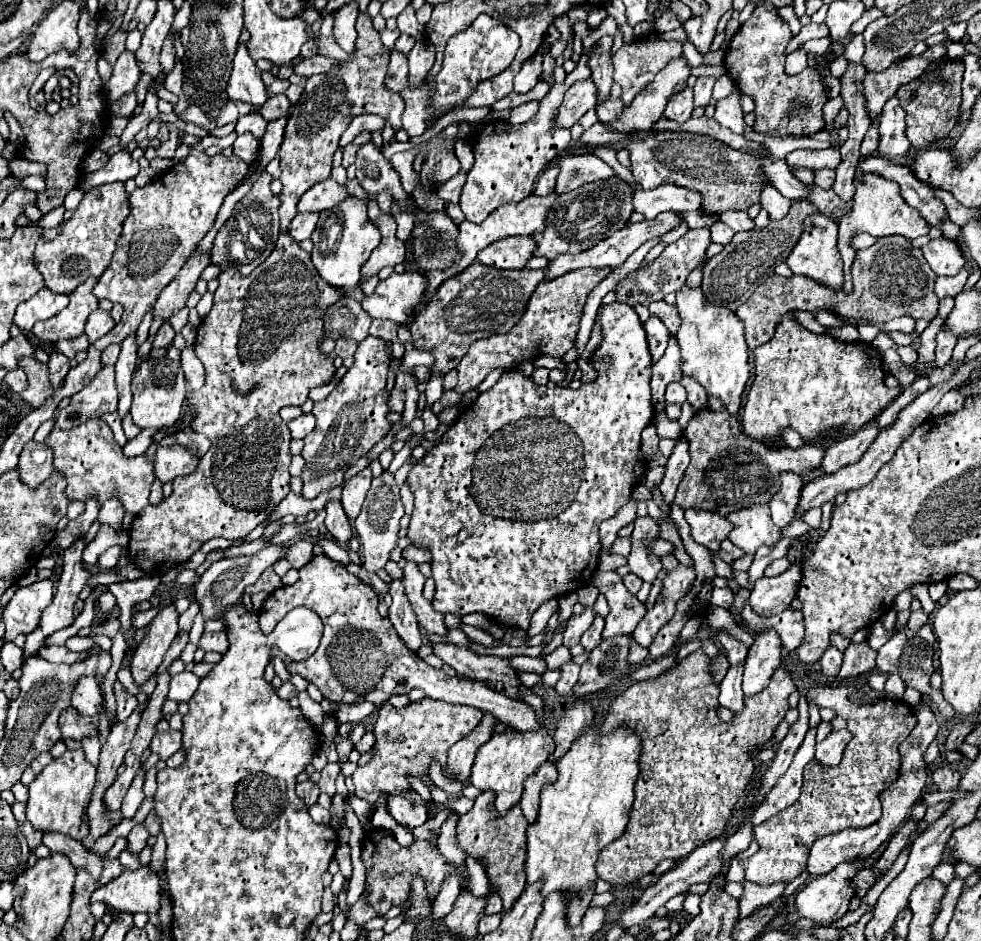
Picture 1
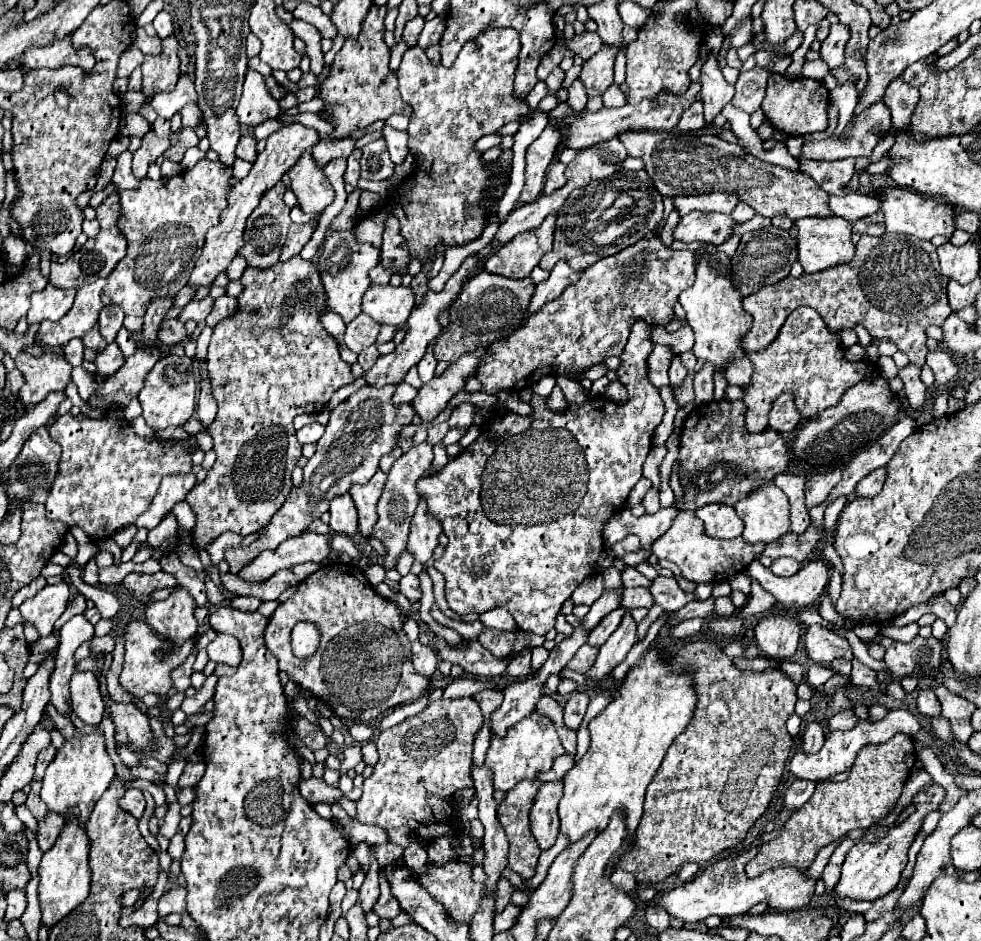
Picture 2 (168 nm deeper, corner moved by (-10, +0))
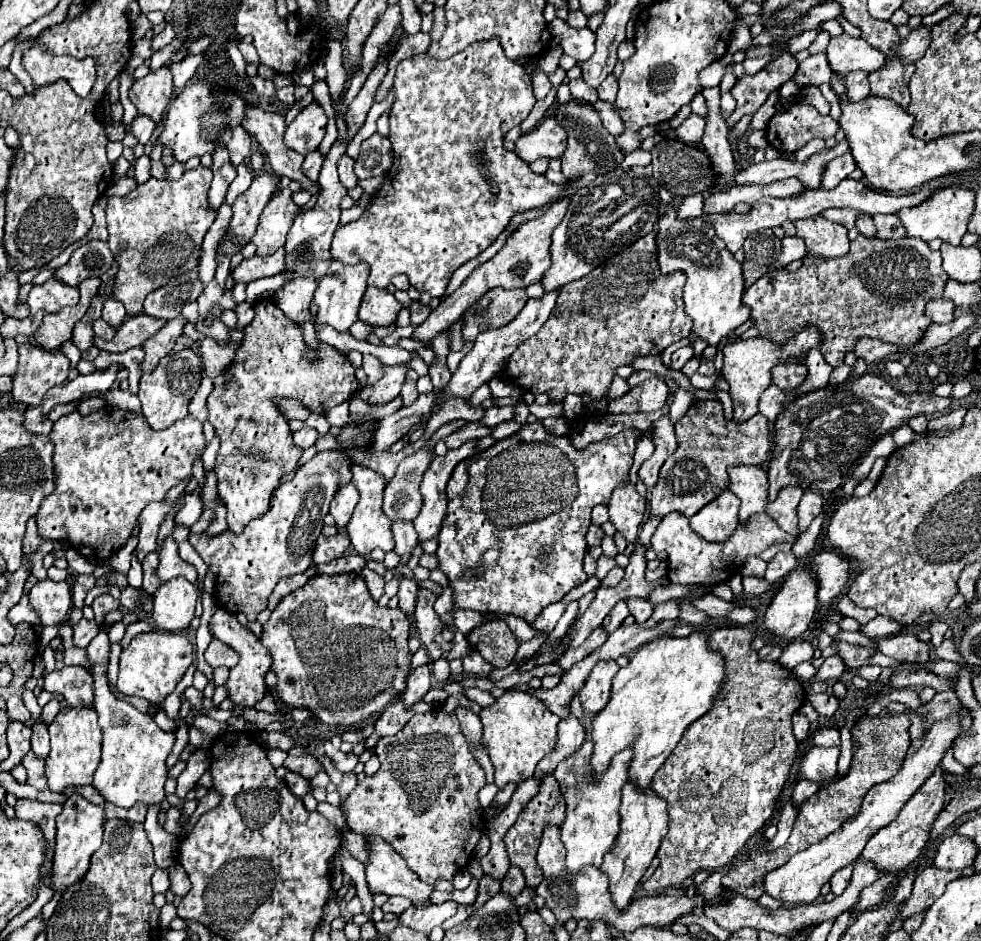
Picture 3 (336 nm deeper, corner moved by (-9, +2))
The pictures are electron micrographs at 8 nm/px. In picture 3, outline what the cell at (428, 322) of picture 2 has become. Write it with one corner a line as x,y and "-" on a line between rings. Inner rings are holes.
405,363
383,365
383,377
373,385
363,387
359,391
359,397
369,405
389,403
393,397
399,395
401,387
403,387
403,381
405,381
405,375
407,375
407,365

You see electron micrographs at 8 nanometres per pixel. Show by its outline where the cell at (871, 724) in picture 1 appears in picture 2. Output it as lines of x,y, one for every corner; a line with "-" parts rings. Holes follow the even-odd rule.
896,735
888,743
864,745
858,751
850,777
842,783
832,783
832,781
816,783
814,795
790,817
782,835
776,837
774,841
764,843
758,855
752,861
748,861
746,875
756,877
772,867
788,867
788,865
808,869
816,853
824,845
840,839
852,829
866,829
872,823
880,821
884,815
890,813
890,809
898,801
904,789
904,779
908,779
914,763
916,763
914,739
908,735

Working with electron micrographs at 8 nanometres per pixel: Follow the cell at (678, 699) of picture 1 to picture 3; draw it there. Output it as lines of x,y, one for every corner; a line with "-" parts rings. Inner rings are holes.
723,627
709,635
709,649
725,659
725,679
721,685
723,697
717,697
713,709
685,731
671,757
655,773
655,781
651,781
651,791
667,801
669,831
657,849
661,863
643,883
643,889
649,893
679,885
699,869
715,871
729,865
747,839
771,817
775,801
789,779
791,763
797,757
797,739
791,731
791,715
803,705
805,691
789,669
779,663
761,661
757,651
751,649
751,641
753,633
741,627

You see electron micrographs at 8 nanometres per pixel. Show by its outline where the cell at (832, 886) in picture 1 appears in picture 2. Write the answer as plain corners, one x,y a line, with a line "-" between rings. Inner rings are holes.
930,783
928,787
924,787
922,791
918,791
914,795
912,805
914,805
916,811
912,815
908,815
906,819
896,823
884,837
880,837
874,843
866,843
866,841
856,843
846,855
846,861
842,865
842,879
836,885
836,889
832,891
832,897
850,897
850,899
856,899
856,901
874,901
874,899
890,893
900,881
900,875
902,875
902,871
908,863
908,849
910,849
912,841
916,839
916,833
920,831
924,817
930,811
938,809
944,795
946,793
940,785

